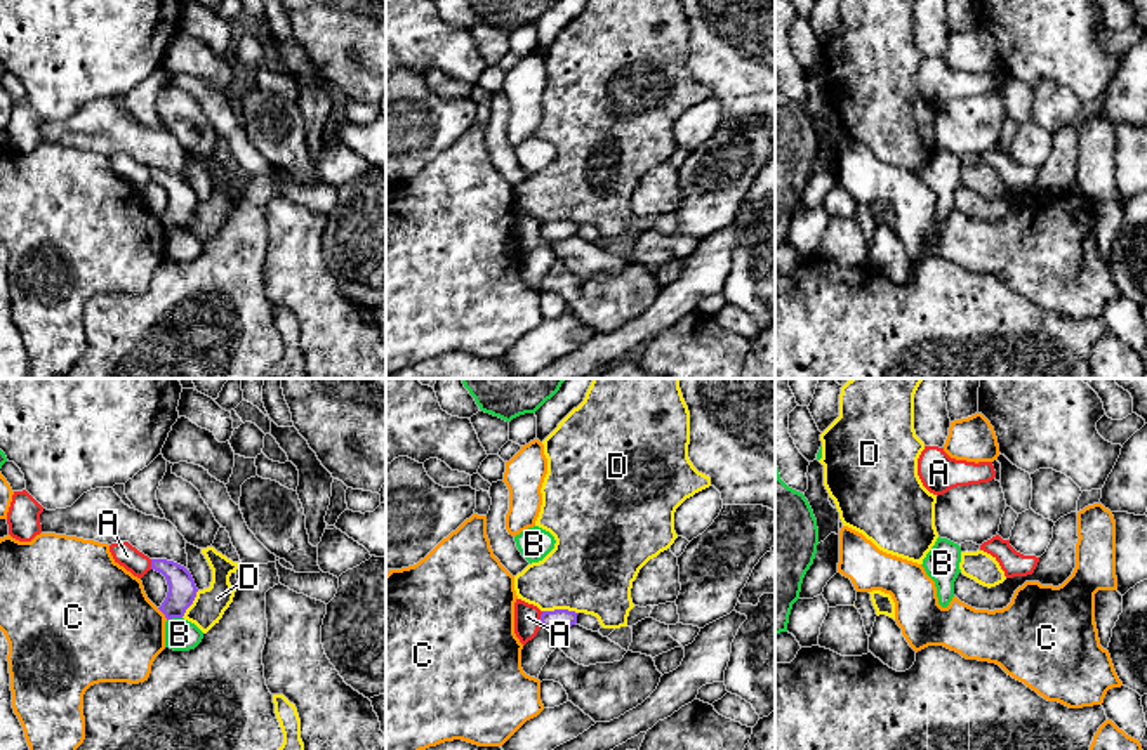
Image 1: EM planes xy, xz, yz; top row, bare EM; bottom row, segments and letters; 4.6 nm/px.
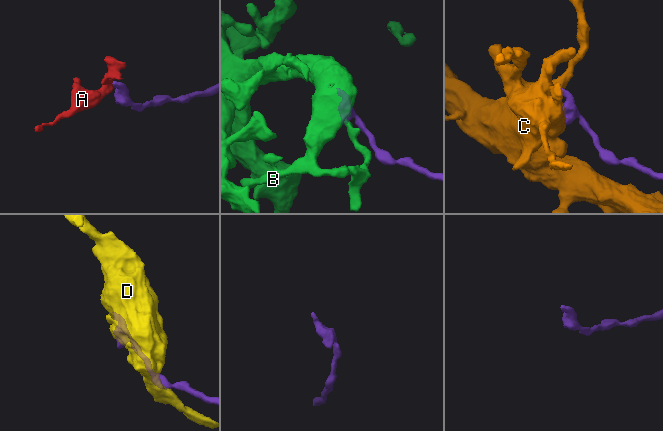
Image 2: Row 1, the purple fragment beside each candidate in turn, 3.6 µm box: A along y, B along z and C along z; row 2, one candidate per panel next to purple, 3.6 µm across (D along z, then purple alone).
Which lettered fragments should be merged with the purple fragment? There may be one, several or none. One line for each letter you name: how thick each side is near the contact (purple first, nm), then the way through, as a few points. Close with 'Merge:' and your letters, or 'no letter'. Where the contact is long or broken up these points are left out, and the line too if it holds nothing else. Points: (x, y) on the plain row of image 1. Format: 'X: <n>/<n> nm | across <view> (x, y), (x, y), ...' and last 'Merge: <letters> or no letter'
Merge: no letter

